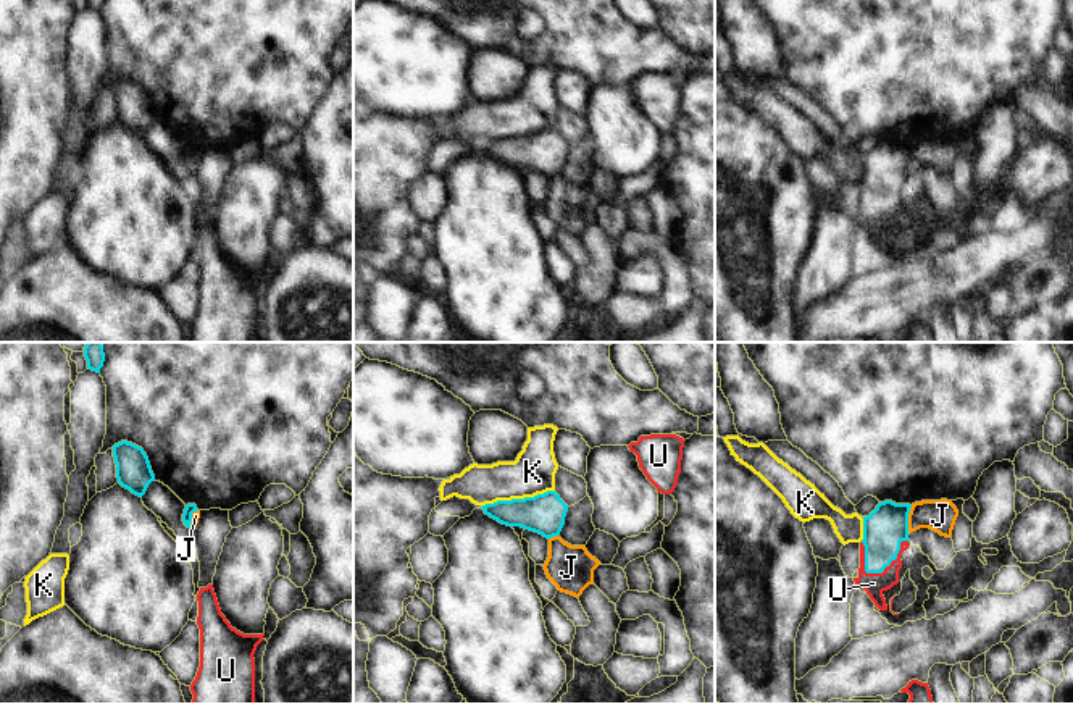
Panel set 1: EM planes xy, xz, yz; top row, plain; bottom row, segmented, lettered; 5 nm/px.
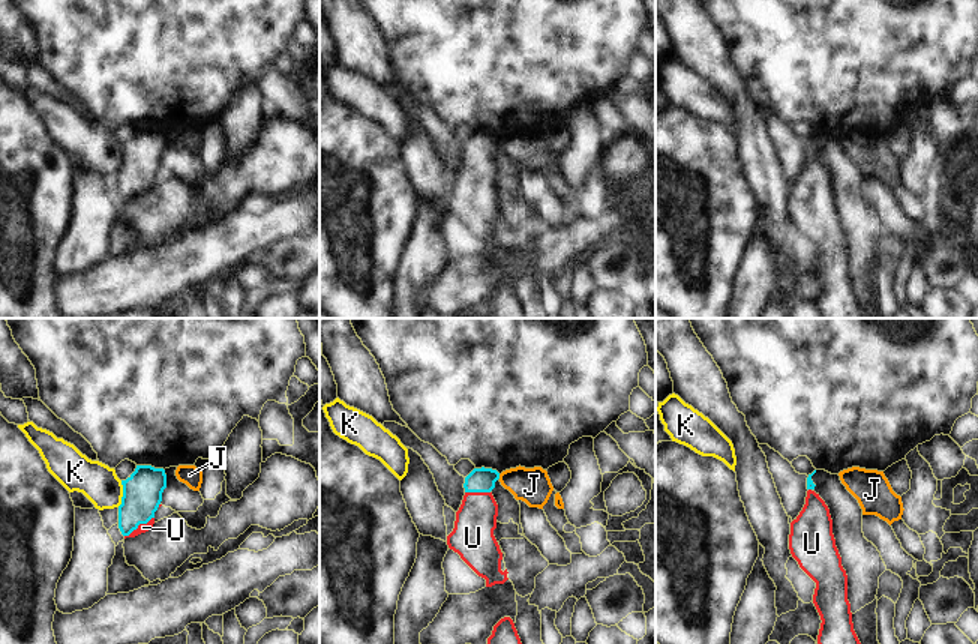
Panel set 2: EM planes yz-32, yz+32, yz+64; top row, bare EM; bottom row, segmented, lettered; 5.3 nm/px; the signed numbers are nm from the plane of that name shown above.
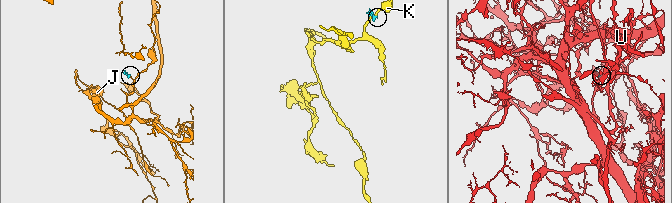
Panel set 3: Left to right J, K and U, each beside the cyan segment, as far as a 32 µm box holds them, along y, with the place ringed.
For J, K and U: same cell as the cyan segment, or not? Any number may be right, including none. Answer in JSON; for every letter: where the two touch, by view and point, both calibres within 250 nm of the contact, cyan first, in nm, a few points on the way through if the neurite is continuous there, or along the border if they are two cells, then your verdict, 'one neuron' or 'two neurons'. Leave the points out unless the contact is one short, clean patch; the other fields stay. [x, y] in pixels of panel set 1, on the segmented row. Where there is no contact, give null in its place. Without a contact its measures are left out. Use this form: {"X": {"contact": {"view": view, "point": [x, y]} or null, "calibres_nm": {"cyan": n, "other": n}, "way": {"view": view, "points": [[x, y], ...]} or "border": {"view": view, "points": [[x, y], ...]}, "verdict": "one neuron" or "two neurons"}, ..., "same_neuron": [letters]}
{"J": {"contact": {"view": "yz", "point": [907, 519]}, "calibres_nm": {"cyan": 220, "other": 160}, "border": {"view": "yz", "points": [[912, 506], [907, 530]]}, "verdict": "two neurons"}, "K": {"contact": {"view": "xz", "point": [518, 499]}, "calibres_nm": {"cyan": 200, "other": 220}, "border": {"view": "xz", "points": [[554, 490], [530, 498], [497, 499], [483, 506]]}, "verdict": "two neurons"}, "U": {"contact": {"view": "yz", "point": [891, 561]}, "calibres_nm": {"cyan": 220, "other": 110}, "way": {"view": "yz", "points": [[886, 527], [891, 561], [873, 583]]}, "verdict": "one neuron"}, "same_neuron": ["U"]}

